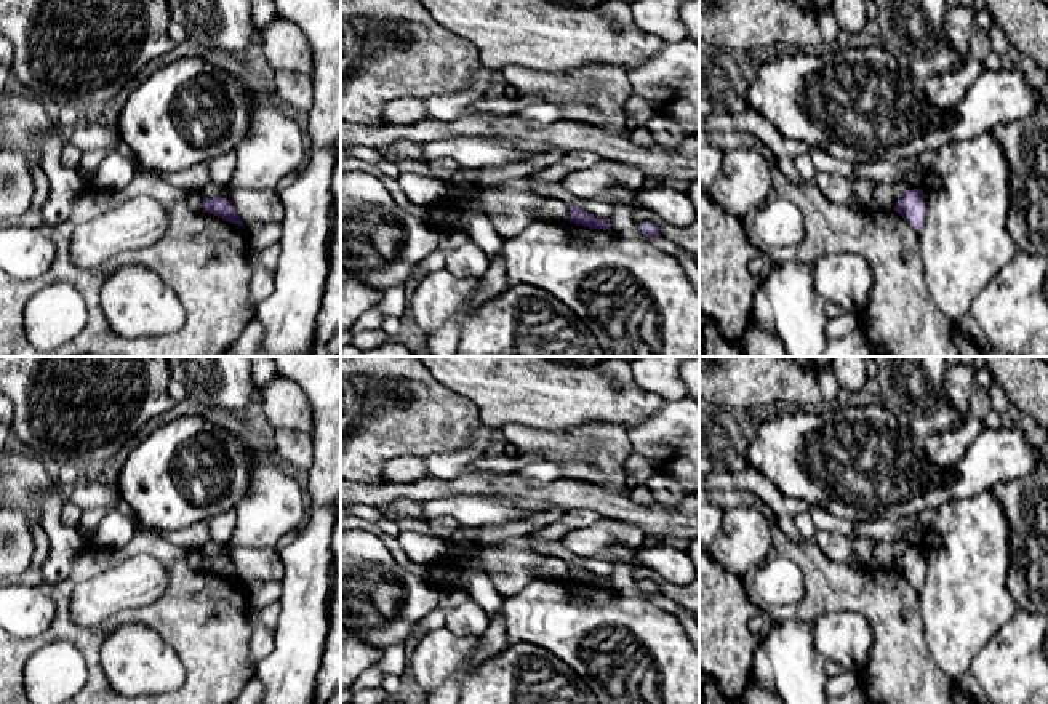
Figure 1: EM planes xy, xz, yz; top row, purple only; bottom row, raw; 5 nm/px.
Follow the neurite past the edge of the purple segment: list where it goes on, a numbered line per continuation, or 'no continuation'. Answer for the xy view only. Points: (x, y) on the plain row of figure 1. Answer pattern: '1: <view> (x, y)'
no continuation

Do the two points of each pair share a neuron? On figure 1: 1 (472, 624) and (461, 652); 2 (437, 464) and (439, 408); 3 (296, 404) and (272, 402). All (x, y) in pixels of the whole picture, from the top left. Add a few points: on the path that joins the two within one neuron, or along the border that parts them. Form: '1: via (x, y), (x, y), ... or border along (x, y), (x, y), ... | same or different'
1: border along (444, 626), (460, 636), (477, 637) | different
2: border along (472, 437), (460, 448), (423, 458) | different
3: via (290, 404), (279, 402) | same

